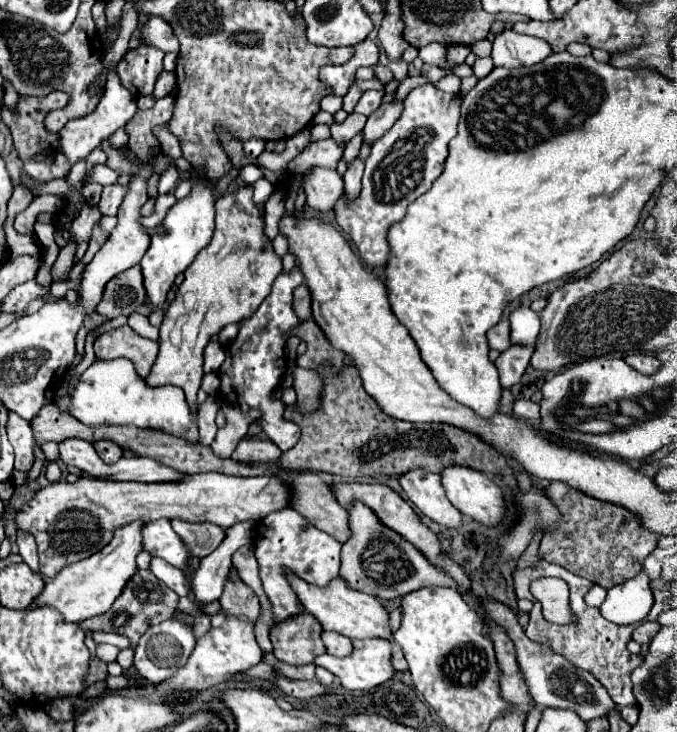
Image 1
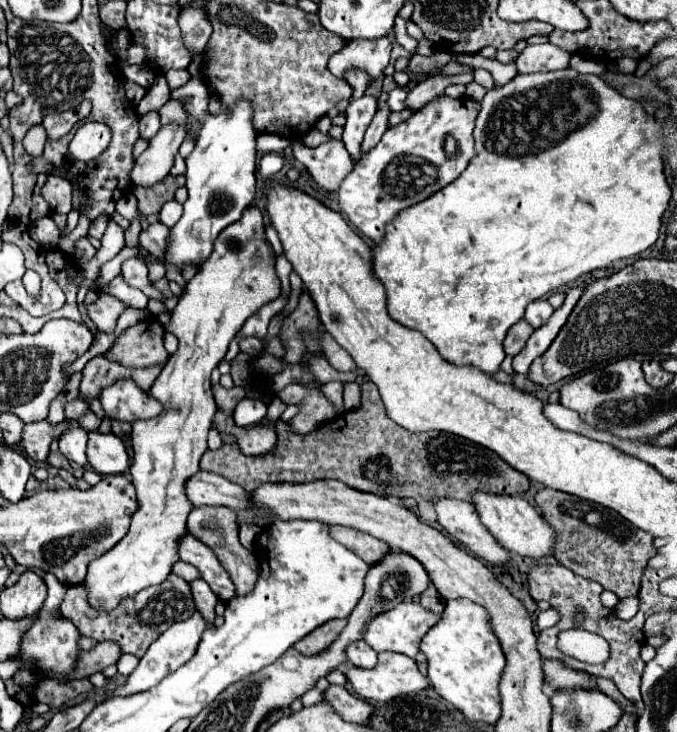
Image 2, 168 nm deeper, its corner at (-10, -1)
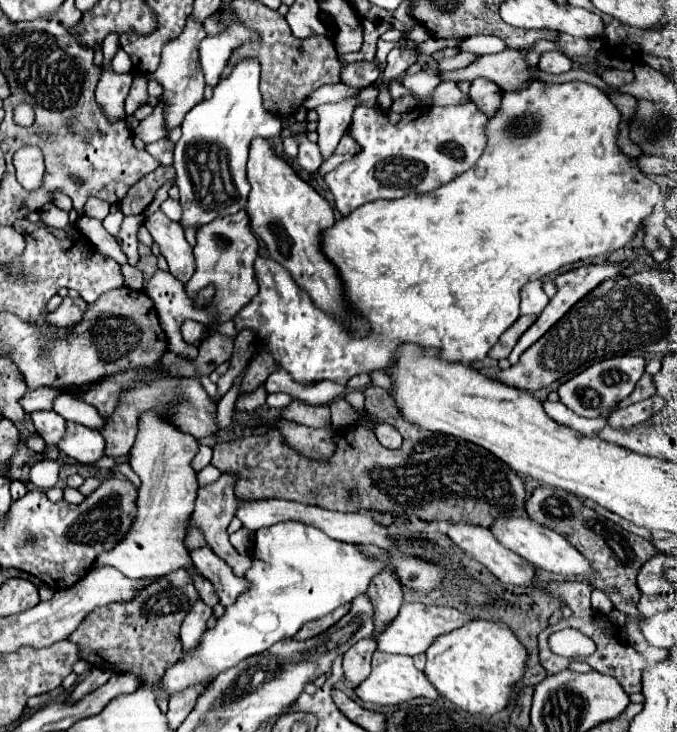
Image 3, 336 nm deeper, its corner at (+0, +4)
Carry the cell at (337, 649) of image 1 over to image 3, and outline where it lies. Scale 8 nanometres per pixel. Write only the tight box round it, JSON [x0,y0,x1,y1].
[344,638,376,686]

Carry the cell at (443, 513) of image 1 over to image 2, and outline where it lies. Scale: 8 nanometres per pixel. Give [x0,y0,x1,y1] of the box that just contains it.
[432,497,508,565]

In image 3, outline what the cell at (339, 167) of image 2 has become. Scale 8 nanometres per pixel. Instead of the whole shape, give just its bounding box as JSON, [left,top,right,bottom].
[316,96,360,158]

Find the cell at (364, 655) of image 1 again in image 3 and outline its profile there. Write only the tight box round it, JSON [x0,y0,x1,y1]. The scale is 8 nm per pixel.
[356,652,440,706]

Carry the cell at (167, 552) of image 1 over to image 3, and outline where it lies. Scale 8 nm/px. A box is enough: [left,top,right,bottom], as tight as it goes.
[190,546,248,606]

